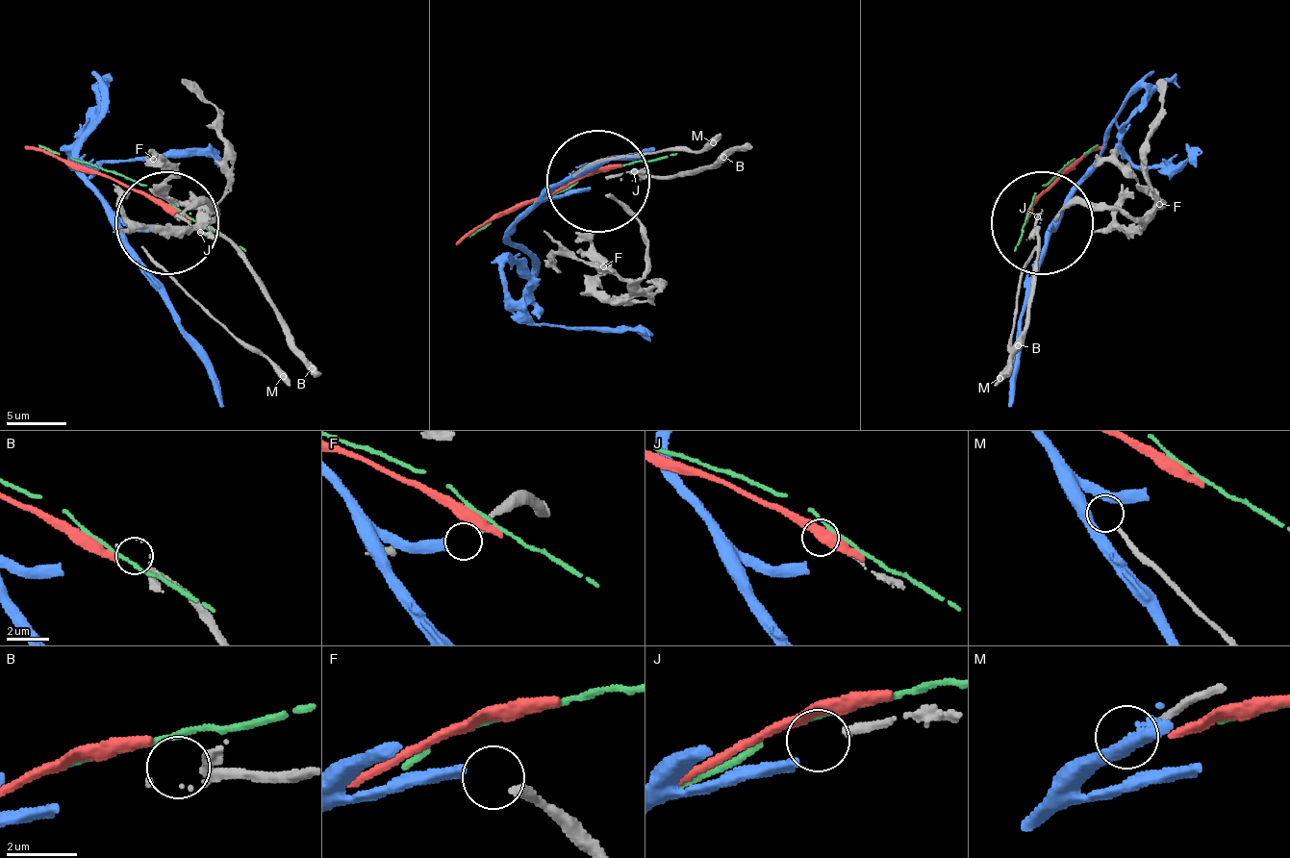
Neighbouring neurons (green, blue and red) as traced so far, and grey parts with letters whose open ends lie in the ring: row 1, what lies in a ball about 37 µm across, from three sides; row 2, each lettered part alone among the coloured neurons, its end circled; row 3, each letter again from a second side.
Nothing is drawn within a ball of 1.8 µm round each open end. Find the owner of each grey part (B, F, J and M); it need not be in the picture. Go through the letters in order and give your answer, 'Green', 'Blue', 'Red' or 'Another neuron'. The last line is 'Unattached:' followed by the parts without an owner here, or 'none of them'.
B: Another neuron
F: Blue
J: Another neuron
M: Another neuron
Unattached: B, J, M

